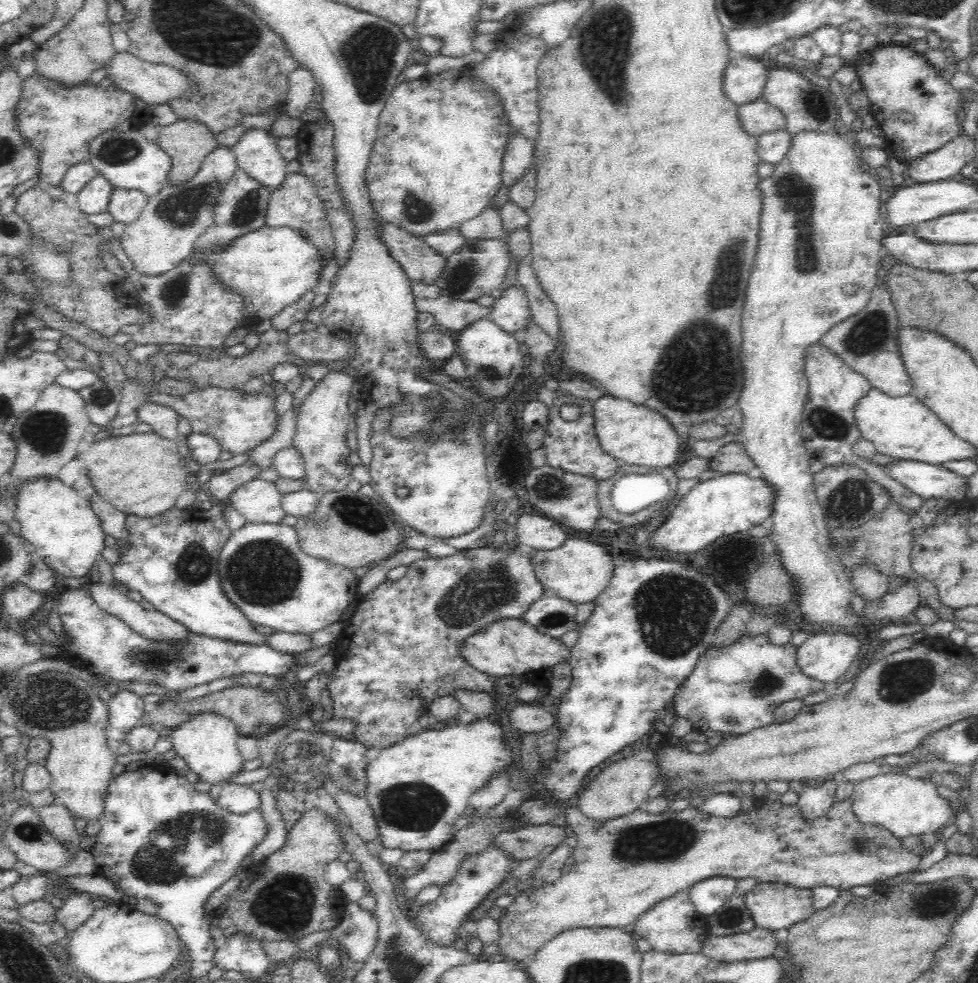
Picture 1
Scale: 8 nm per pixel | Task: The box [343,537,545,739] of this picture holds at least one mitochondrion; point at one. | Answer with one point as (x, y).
(480, 593)

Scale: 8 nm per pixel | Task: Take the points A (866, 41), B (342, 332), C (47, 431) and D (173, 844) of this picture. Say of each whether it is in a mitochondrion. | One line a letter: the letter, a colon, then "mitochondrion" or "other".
A: other
B: other
C: mitochondrion
D: mitochondrion

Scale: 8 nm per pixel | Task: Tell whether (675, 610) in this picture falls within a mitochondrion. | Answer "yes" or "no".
yes

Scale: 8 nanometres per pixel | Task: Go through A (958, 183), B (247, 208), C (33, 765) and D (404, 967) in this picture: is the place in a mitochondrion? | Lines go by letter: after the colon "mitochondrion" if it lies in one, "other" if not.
A: other
B: mitochondrion
C: other
D: mitochondrion

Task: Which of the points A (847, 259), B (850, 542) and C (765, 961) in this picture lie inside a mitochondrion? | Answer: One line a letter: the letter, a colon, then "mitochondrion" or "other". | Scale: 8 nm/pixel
A: other
B: mitochondrion
C: other

